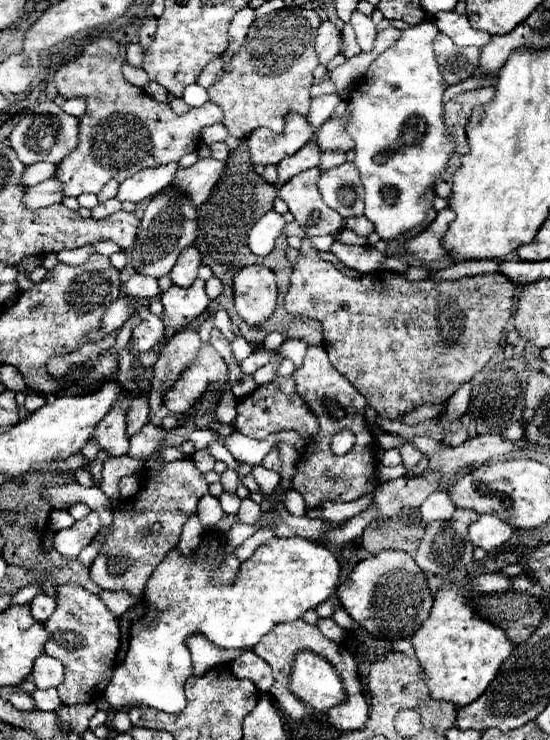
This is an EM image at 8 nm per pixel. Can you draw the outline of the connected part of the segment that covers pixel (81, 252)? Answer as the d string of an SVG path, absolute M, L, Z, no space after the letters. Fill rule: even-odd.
M82 246L82 248L76 248L76 250L60 250L56 254L58 262L66 262L66 264L82 264L84 260L88 260L88 256L92 254L90 246Z

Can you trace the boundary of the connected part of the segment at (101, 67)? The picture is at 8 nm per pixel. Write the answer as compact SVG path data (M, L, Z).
M98 38L94 42L84 44L82 52L74 58L62 64L54 76L56 90L62 98L74 98L84 96L86 98L86 112L80 116L80 132L78 132L78 146L56 166L56 176L62 182L64 196L80 196L84 192L98 194L102 186L108 180L126 180L134 176L136 172L144 168L158 168L170 162L178 162L184 154L196 152L200 146L200 130L204 126L222 122L224 116L220 116L220 108L216 104L206 102L204 106L190 108L186 114L178 116L172 112L170 104L158 104L148 94L142 94L142 88L126 82L122 78L122 58L118 54L118 42L114 38Z

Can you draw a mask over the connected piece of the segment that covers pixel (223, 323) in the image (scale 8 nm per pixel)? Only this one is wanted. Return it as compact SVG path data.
M218 310L215 313L214 327L218 328L229 341L233 341L235 333L232 330L230 318L225 310Z

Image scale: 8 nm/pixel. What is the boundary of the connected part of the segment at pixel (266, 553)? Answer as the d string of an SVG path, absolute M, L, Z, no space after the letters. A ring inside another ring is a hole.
M208 534L200 548L192 556L180 556L174 548L172 554L162 560L162 564L152 572L146 590L144 590L144 608L146 614L132 624L130 648L126 652L124 662L114 668L114 676L104 690L104 698L112 704L114 710L122 710L126 704L150 706L162 712L182 712L186 706L184 700L184 684L192 676L192 658L184 640L192 634L204 634L210 642L220 648L236 648L250 650L254 648L262 636L266 636L280 622L294 622L304 616L306 610L316 608L336 594L340 584L340 562L338 558L324 546L304 538L274 538L256 548L256 552L240 564L238 578L230 586L212 584L212 576L222 564L220 558L220 540Z

